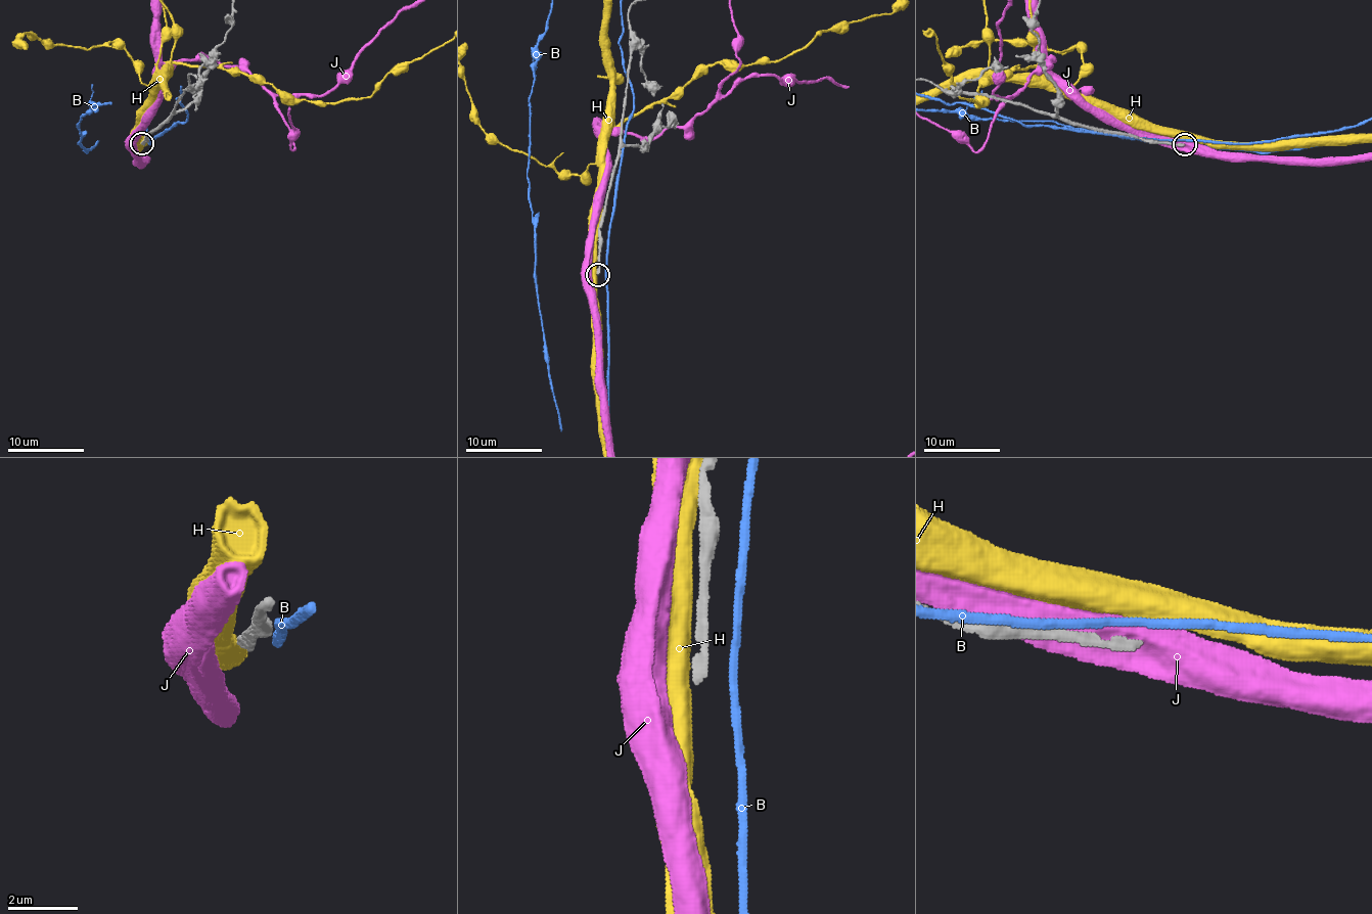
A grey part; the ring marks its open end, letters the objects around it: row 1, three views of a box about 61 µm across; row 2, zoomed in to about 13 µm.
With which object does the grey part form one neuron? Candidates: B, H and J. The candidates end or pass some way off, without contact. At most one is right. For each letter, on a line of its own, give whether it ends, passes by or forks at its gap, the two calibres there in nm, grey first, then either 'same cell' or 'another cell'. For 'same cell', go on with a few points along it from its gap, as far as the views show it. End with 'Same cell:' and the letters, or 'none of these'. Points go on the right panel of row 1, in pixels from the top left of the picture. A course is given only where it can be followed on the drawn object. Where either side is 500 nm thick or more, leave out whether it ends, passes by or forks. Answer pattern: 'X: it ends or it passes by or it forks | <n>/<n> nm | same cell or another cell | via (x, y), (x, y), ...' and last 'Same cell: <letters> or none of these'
B: it passes by | 220/240 nm | another cell
H: 220/750 nm | another cell
J: 220/900 nm | another cell
Same cell: none of these

